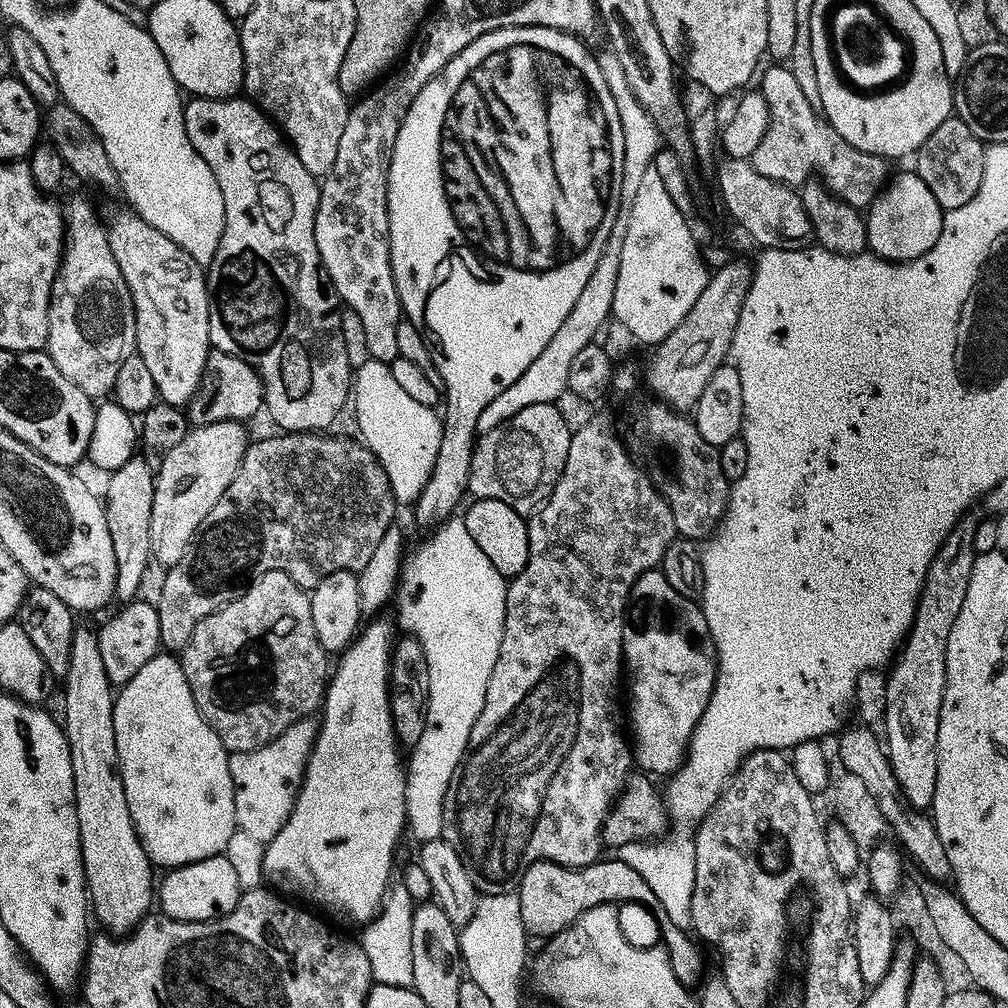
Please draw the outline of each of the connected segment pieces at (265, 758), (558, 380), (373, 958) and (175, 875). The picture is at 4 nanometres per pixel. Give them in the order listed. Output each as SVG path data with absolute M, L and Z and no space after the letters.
M309 718L294 722L294 726L290 726L266 746L229 755L237 829L263 842L274 839L278 830L282 830L293 806L296 805L296 793L300 790L300 783L304 781L304 768L316 744L318 724L314 721L315 719Z
M620 226L616 229L613 227L609 231L608 246L600 256L594 274L590 274L590 282L586 282L586 290L582 290L582 294L578 294L578 302L574 302L574 310L570 310L570 314L566 314L566 322L562 322L562 326L558 326L558 334L554 334L554 338L550 338L546 350L542 350L542 354L538 354L538 358L534 358L534 362L530 362L526 374L522 374L522 378L518 378L518 382L514 382L514 386L510 386L498 398L494 398L494 402L490 402L490 406L486 406L486 410L482 410L476 427L477 433L483 434L494 430L499 424L505 424L511 416L518 414L518 410L522 410L526 406L559 401L559 396L563 392L569 391L568 379L570 378L570 368L574 366L574 360L578 358L578 354L582 350L586 350L588 344L597 339L596 335L599 334L600 327L613 315L612 303L618 278L624 231L625 229Z
M396 882L389 887L384 902L376 917L369 920L363 929L364 937L359 937L358 943L366 950L366 958L370 958L372 979L377 984L412 988L414 982L414 954L412 953L412 914L414 901L407 893L406 886Z
M224 854L211 856L193 864L183 864L180 868L173 868L167 873L164 881L158 884L158 904L161 904L163 915L172 916L175 920L216 920L219 916L230 914L240 901L242 891L234 867L230 866Z

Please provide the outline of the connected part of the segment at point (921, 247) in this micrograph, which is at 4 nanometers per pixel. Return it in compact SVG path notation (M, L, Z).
M902 172L889 179L887 186L880 193L877 193L869 205L865 224L868 232L869 249L873 255L886 260L912 260L932 249L940 237L941 226L944 224L943 209L932 193L928 191L928 184L917 172Z

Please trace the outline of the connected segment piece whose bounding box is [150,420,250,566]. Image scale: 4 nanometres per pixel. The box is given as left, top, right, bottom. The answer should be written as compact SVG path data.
M227 420L226 422L214 422L213 424L201 424L193 427L185 434L185 440L169 452L163 453L164 460L158 464L155 473L156 490L153 496L152 522L150 532L152 534L152 551L155 563L171 566L190 551L198 533L203 529L210 510L226 494L230 482L240 473L240 466L244 462L244 455L248 452L250 438L243 423L238 420Z

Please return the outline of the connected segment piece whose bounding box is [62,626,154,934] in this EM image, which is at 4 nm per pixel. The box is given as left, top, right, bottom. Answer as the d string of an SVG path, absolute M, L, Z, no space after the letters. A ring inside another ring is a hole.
M84 626L77 627L74 638L72 639L72 649L70 650L70 666L68 667L68 675L63 677L64 684L64 720L62 716L62 727L64 736L68 740L68 749L70 750L70 762L72 763L72 773L74 774L74 798L76 799L76 813L78 814L78 826L80 827L80 849L82 850L82 862L84 863L84 880L88 884L88 899L90 901L91 911L100 919L101 929L107 930L112 934L128 934L133 928L137 928L149 915L151 904L154 904L154 880L152 884L152 871L154 865L148 859L146 850L142 846L142 842L136 833L134 826L134 818L130 818L130 806L126 806L126 790L122 786L122 778L118 767L118 750L114 742L114 714L112 713L112 705L114 703L114 684L108 679L106 674L106 666L102 662L102 654L98 646L98 635Z

